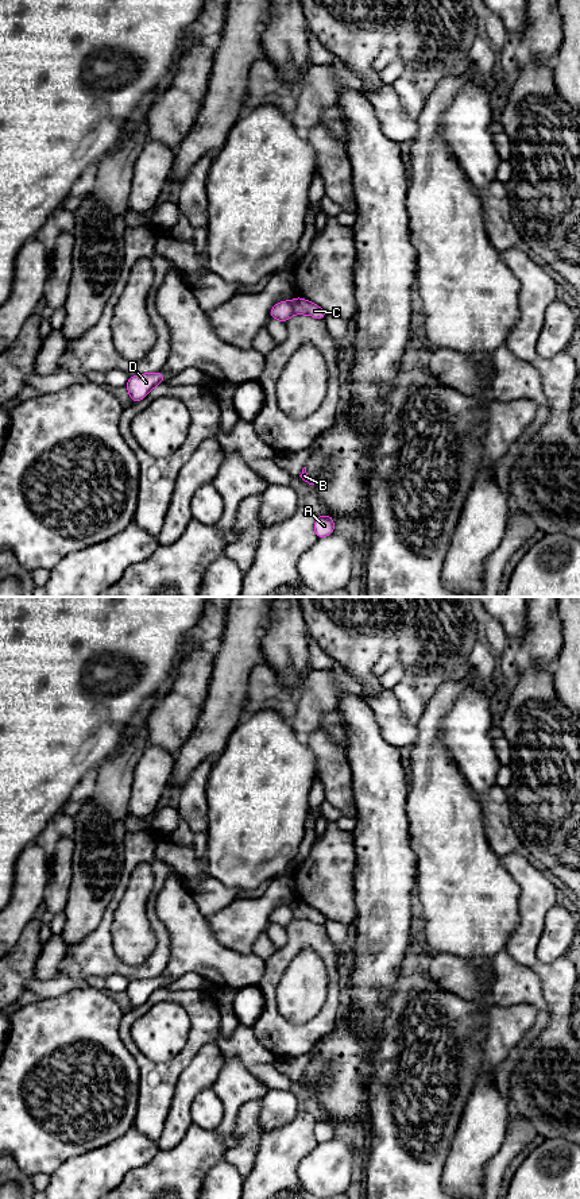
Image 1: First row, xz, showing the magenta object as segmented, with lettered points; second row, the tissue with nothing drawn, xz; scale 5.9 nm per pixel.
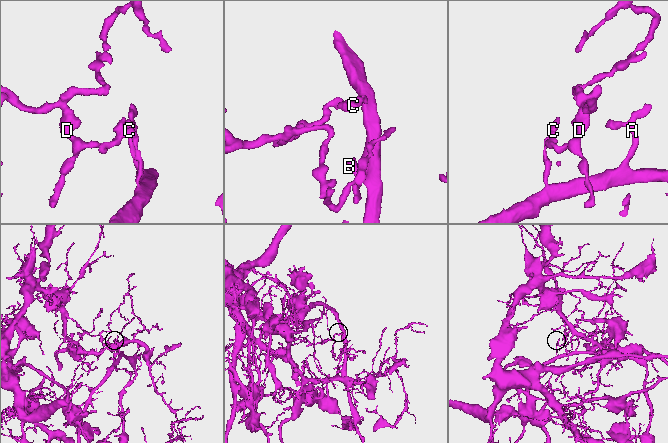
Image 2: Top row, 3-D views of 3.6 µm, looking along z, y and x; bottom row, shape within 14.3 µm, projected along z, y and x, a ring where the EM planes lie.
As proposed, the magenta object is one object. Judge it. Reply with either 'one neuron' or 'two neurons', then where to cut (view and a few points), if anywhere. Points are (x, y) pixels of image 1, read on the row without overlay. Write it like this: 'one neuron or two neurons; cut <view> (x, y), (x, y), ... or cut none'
two neurons; cut xz (289, 906), (294, 917)

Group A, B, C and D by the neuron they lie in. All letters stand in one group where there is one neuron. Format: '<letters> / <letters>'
A B C / D

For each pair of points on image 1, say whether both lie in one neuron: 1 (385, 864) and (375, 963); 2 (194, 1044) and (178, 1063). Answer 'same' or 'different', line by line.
1: same
2: same

